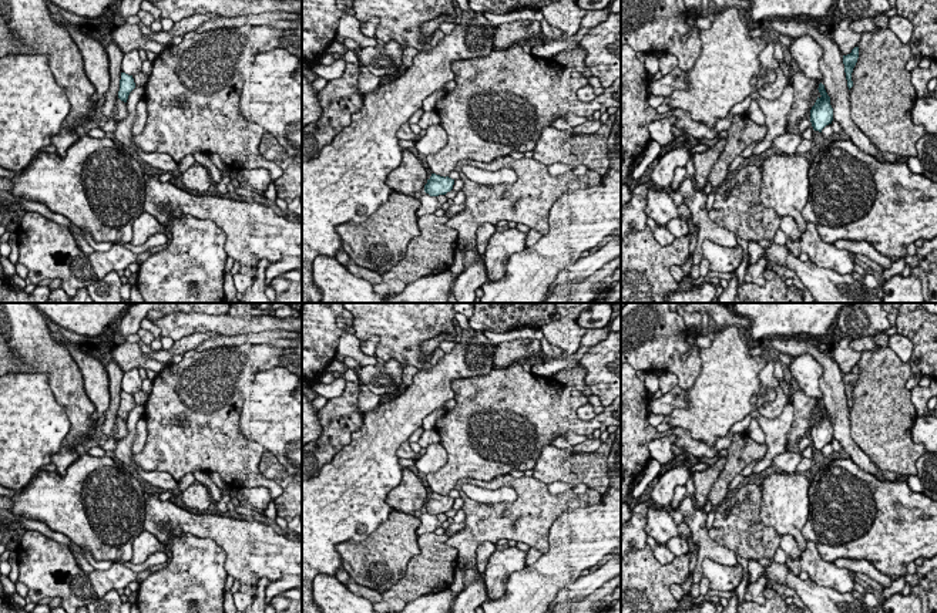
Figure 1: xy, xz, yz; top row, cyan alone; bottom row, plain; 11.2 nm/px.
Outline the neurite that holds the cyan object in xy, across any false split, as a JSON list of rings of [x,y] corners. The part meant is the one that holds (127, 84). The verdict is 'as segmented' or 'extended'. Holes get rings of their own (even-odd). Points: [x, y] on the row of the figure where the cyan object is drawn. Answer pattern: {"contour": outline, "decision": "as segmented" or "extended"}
{"contour": [[[121,73],[118,98],[127,102],[130,92],[135,88],[132,75]]], "decision": "as segmented"}

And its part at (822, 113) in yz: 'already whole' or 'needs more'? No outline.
already whole

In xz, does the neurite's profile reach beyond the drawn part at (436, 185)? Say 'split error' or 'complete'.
complete

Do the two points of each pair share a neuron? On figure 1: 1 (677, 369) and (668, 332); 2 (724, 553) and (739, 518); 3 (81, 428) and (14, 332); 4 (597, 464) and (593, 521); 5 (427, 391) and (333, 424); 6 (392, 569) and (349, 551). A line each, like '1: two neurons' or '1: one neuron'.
1: one neuron
2: two neurons
3: one neuron
4: two neurons
5: two neurons
6: one neuron

